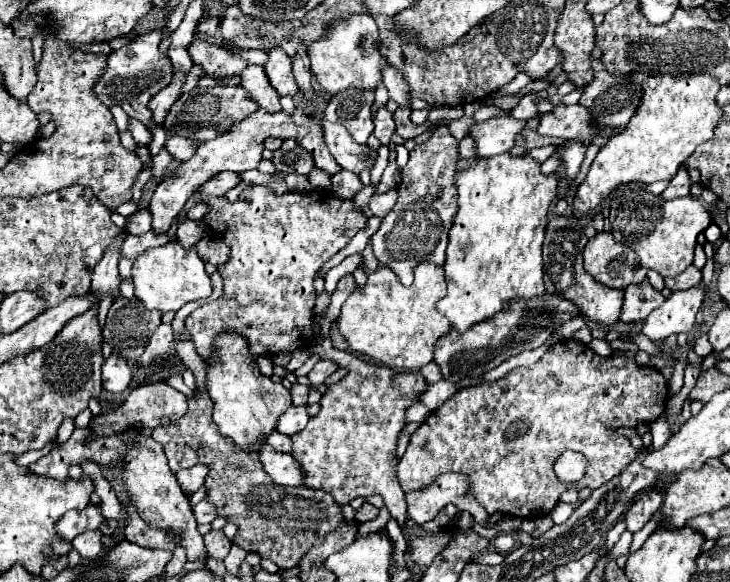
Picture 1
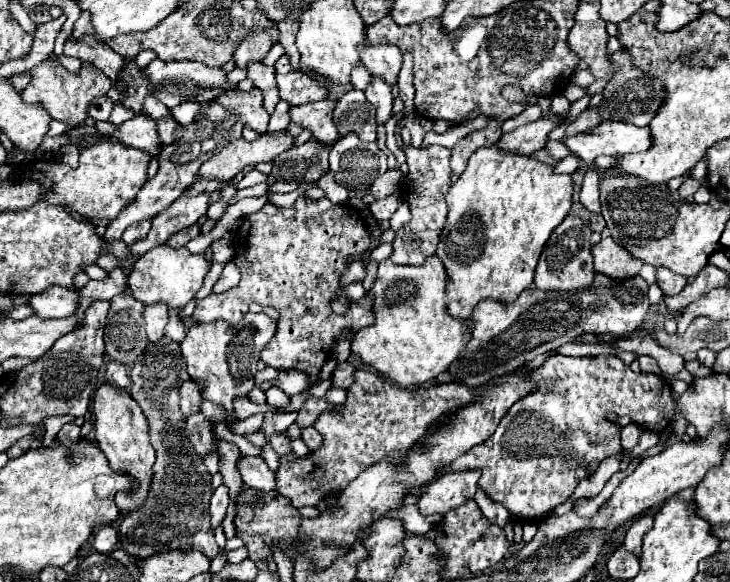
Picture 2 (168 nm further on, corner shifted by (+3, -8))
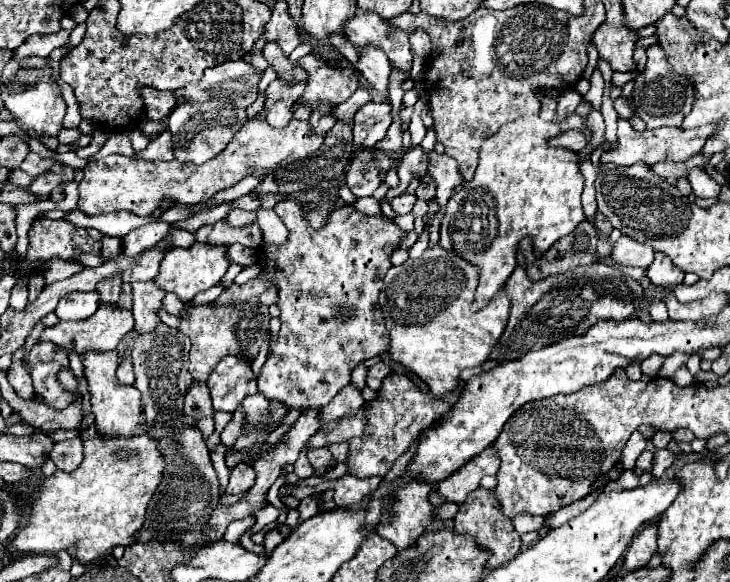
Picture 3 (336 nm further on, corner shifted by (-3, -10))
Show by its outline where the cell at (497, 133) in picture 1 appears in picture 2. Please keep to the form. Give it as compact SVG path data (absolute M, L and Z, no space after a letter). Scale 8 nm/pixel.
M552 112L542 114L536 122L530 122L526 126L520 126L512 132L504 132L500 140L496 142L496 148L502 152L514 152L514 154L532 154L548 142L548 132L558 124L558 118L552 116Z

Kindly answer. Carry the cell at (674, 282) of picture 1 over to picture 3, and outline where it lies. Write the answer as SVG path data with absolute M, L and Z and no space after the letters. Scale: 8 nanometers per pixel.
M656 252L656 260L648 268L648 278L652 284L662 286L662 288L674 288L682 284L684 272L678 266L672 266L670 258L662 252Z

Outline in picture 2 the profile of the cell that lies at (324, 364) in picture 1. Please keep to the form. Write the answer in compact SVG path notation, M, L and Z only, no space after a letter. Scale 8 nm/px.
M342 362L336 366L336 370L332 372L332 386L336 388L348 388L352 384L352 374L354 374L354 366L348 362Z

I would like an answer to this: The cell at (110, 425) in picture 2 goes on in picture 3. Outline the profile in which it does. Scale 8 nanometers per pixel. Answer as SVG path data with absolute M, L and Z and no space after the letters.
M84 352L82 354L82 364L84 364L84 376L88 380L88 392L90 392L90 404L92 404L92 414L96 416L96 426L102 434L114 434L114 436L124 436L132 438L132 430L140 422L142 414L142 402L140 394L134 386L126 386L118 382L116 378L116 368L118 368L118 352Z

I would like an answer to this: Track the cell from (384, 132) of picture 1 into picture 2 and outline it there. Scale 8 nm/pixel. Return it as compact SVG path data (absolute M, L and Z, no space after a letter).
M372 78L370 86L366 88L366 98L368 102L372 102L372 106L376 108L376 124L384 126L388 122L388 118L392 116L392 92L390 88L386 88L386 84L382 84L382 80Z

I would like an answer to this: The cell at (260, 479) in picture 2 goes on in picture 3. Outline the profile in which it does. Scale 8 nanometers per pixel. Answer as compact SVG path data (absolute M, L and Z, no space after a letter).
M238 464L236 468L232 468L230 472L230 482L228 482L228 488L226 492L228 494L246 494L252 486L254 486L254 480L256 480L256 474L252 470L252 466L246 466L246 464Z

